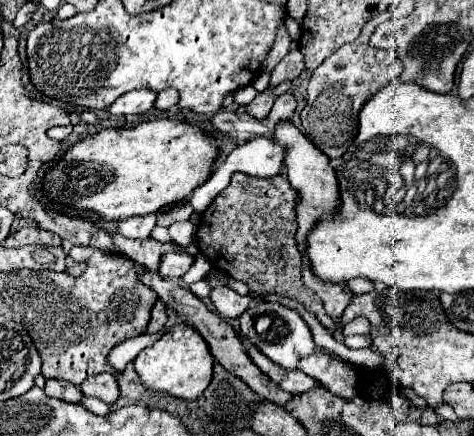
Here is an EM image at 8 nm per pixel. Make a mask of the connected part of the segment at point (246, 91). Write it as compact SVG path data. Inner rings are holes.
M253 85L241 87L241 89L235 93L235 103L237 103L237 105L239 105L239 103L247 105L247 103L251 103L251 101L253 101L257 95L259 95L259 93L257 93L257 89L255 89Z

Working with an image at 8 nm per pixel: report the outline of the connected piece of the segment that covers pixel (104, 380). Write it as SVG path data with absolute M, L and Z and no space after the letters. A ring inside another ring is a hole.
M99 373L99 375L89 377L87 381L83 381L81 391L85 397L97 397L97 399L105 401L107 405L113 405L121 395L117 377L113 373Z

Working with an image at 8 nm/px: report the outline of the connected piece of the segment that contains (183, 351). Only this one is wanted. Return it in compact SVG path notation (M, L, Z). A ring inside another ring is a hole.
M183 327L183 335L173 339L169 331L161 335L151 347L145 347L135 359L133 367L141 379L141 383L151 391L163 391L175 399L195 401L207 389L213 375L213 355L209 353L207 343L193 327Z

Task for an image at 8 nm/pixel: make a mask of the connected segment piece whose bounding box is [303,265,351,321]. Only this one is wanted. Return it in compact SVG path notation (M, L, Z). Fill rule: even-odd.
M303 265L303 283L311 291L315 291L317 297L323 301L323 307L325 307L327 315L333 321L339 321L343 309L349 305L349 299L351 299L349 287L347 285L321 285L321 281L311 277L307 265Z

